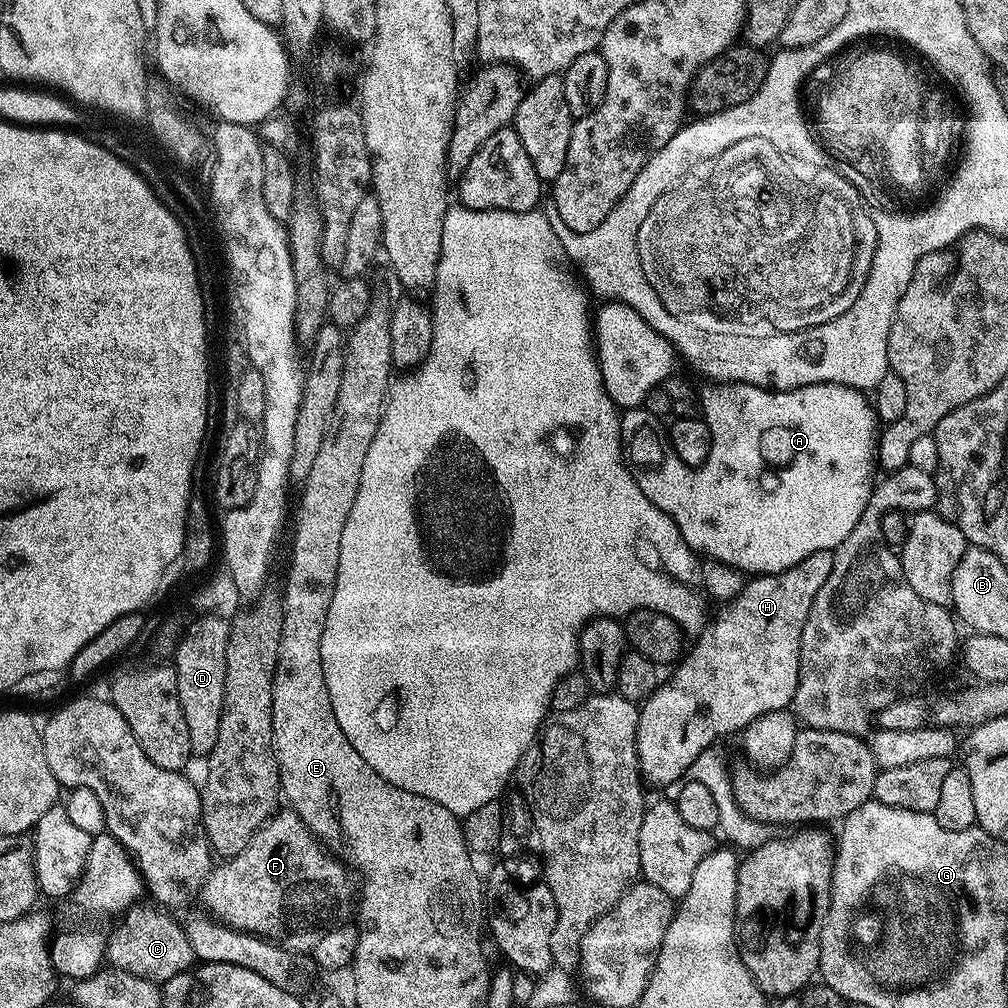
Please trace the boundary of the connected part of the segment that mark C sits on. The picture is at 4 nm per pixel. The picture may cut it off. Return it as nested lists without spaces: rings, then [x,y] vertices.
[[[144,903],[133,904],[115,921],[116,929],[108,936],[107,963],[126,974],[134,974],[151,984],[162,986],[170,978],[187,972],[197,963],[197,958],[190,946],[190,938],[186,938],[184,933],[184,924],[176,921],[172,917],[175,915],[169,914],[163,907]]]

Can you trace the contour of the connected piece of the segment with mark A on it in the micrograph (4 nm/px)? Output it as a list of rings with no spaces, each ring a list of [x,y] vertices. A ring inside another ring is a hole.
[[[708,382],[705,388],[698,392],[698,412],[706,422],[710,430],[712,445],[706,462],[698,469],[686,466],[678,454],[668,444],[668,437],[661,431],[661,421],[648,412],[637,410],[637,412],[624,412],[620,418],[620,445],[624,451],[624,462],[632,472],[634,482],[638,482],[638,490],[654,502],[654,506],[662,509],[668,517],[678,526],[682,538],[692,547],[692,551],[700,554],[705,552],[709,561],[719,564],[728,564],[731,568],[745,574],[756,576],[773,576],[779,572],[790,570],[798,566],[810,554],[818,554],[818,550],[832,552],[854,530],[858,518],[862,518],[862,510],[866,510],[868,499],[872,497],[874,479],[872,475],[878,472],[878,461],[876,458],[876,446],[878,443],[878,421],[876,410],[872,407],[869,397],[861,389],[842,386],[841,384],[811,384],[794,390],[778,392],[770,388],[759,388],[753,384],[721,384],[719,382]]]

